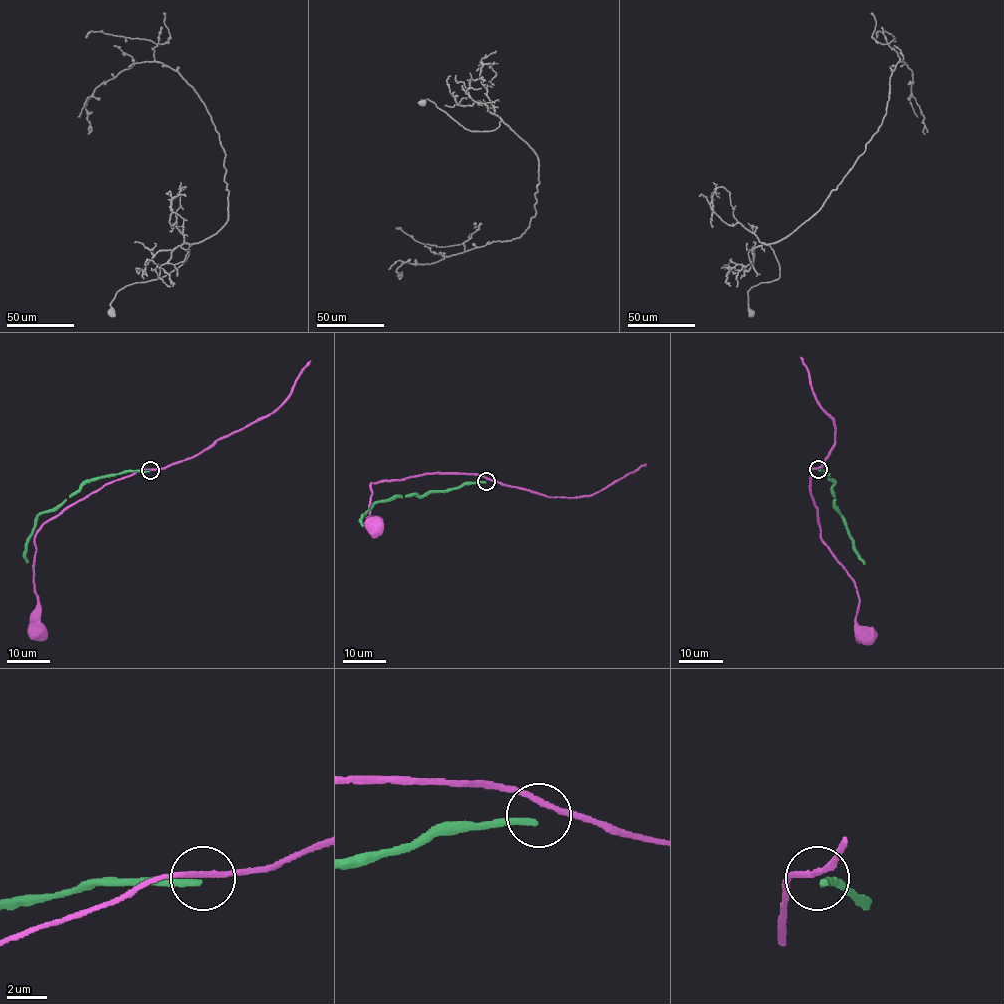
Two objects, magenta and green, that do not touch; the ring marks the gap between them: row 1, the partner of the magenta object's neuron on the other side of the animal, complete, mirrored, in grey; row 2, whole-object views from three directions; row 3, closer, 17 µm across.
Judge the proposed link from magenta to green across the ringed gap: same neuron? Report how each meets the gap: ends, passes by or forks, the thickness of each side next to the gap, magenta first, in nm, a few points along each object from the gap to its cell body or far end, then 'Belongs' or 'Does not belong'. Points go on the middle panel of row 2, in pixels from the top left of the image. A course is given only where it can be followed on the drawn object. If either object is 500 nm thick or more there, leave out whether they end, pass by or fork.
At the ring magenta passes by. At the ring green ends. Thickness 280 nm (magenta) against 320 nm. Course of magenta: (486, 479), (466, 473), (424, 473), (370, 484), (370, 517), (373, 520), (373, 517), (373, 523). Course of green: (485, 481), (464, 482), (422, 495), (409, 494), (379, 501), (363, 516), (364, 525). Does not belong

